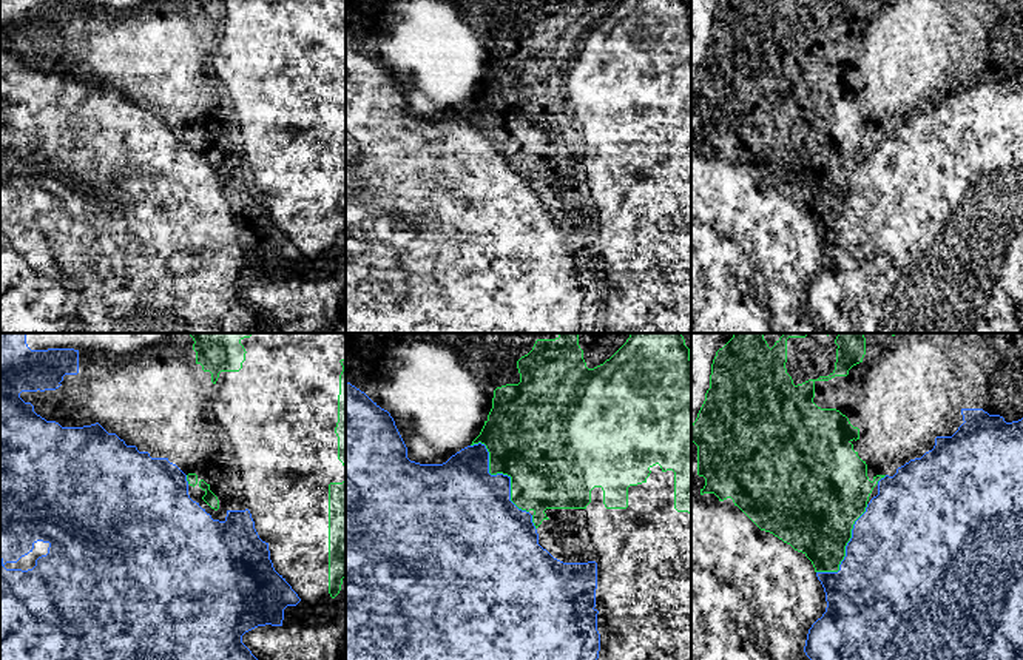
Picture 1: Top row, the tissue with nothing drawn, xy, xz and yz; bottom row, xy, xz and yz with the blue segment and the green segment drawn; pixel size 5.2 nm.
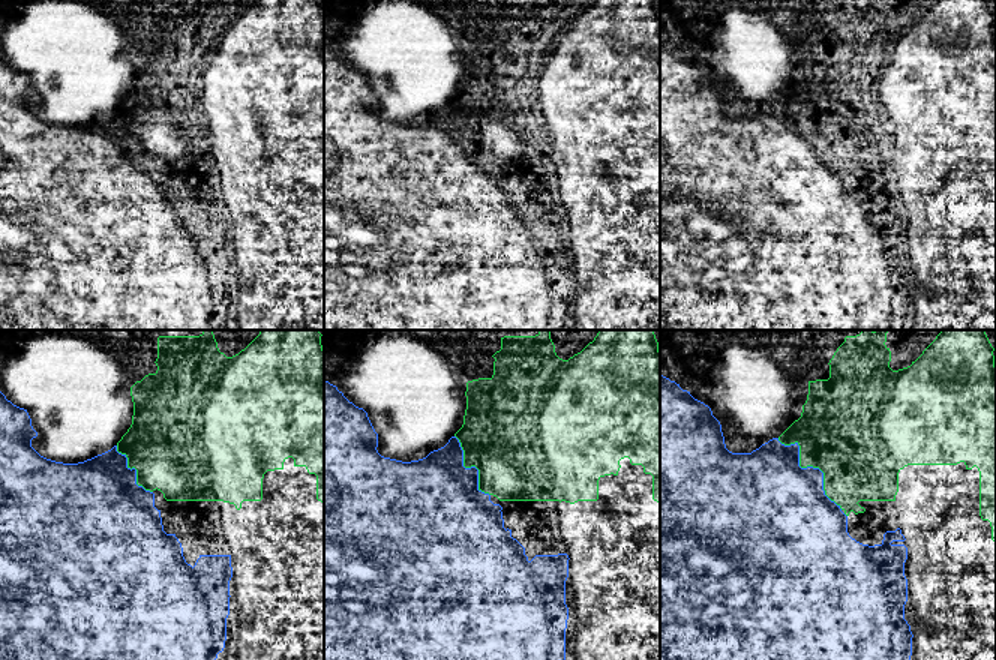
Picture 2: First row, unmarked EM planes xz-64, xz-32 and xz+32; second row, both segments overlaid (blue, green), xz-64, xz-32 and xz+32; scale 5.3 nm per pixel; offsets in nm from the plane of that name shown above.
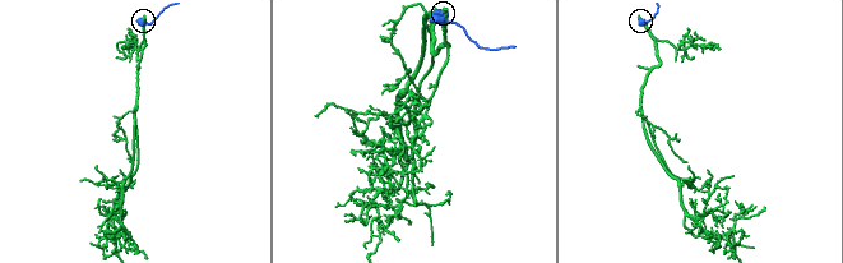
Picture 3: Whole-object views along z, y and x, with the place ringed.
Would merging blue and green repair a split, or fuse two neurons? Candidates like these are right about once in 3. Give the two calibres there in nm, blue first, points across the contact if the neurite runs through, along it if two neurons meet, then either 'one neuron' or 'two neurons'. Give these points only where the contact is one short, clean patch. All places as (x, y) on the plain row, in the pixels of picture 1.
460 nm thick on the blue side, 460 nm on the other; two neurons

